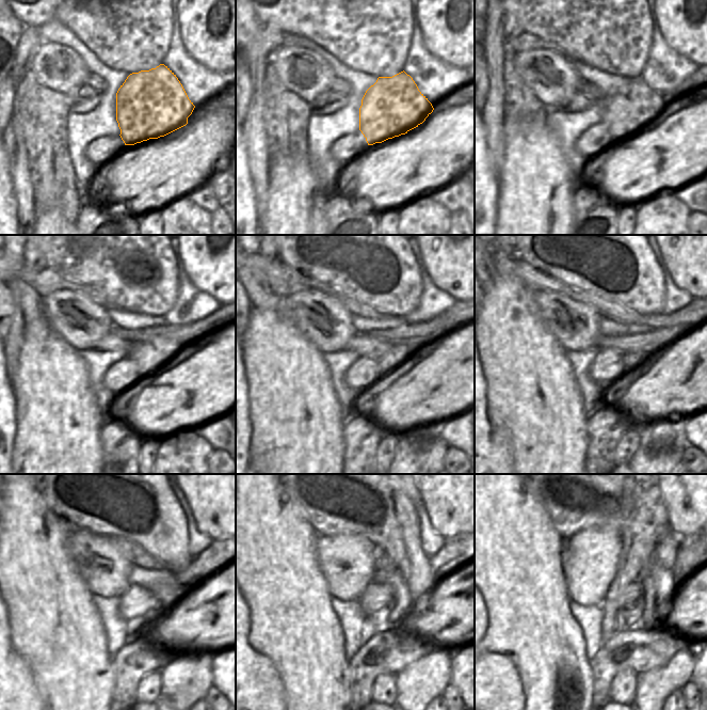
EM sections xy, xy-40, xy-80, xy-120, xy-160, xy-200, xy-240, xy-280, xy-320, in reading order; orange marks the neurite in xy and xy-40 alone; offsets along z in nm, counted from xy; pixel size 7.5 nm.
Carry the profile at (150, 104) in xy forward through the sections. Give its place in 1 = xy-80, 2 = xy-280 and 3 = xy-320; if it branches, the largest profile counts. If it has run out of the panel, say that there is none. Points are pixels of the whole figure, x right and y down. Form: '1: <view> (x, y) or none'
1: xy-80 (631, 109)
2: xy-280 (390, 606)
3: xy-320 (628, 608)

